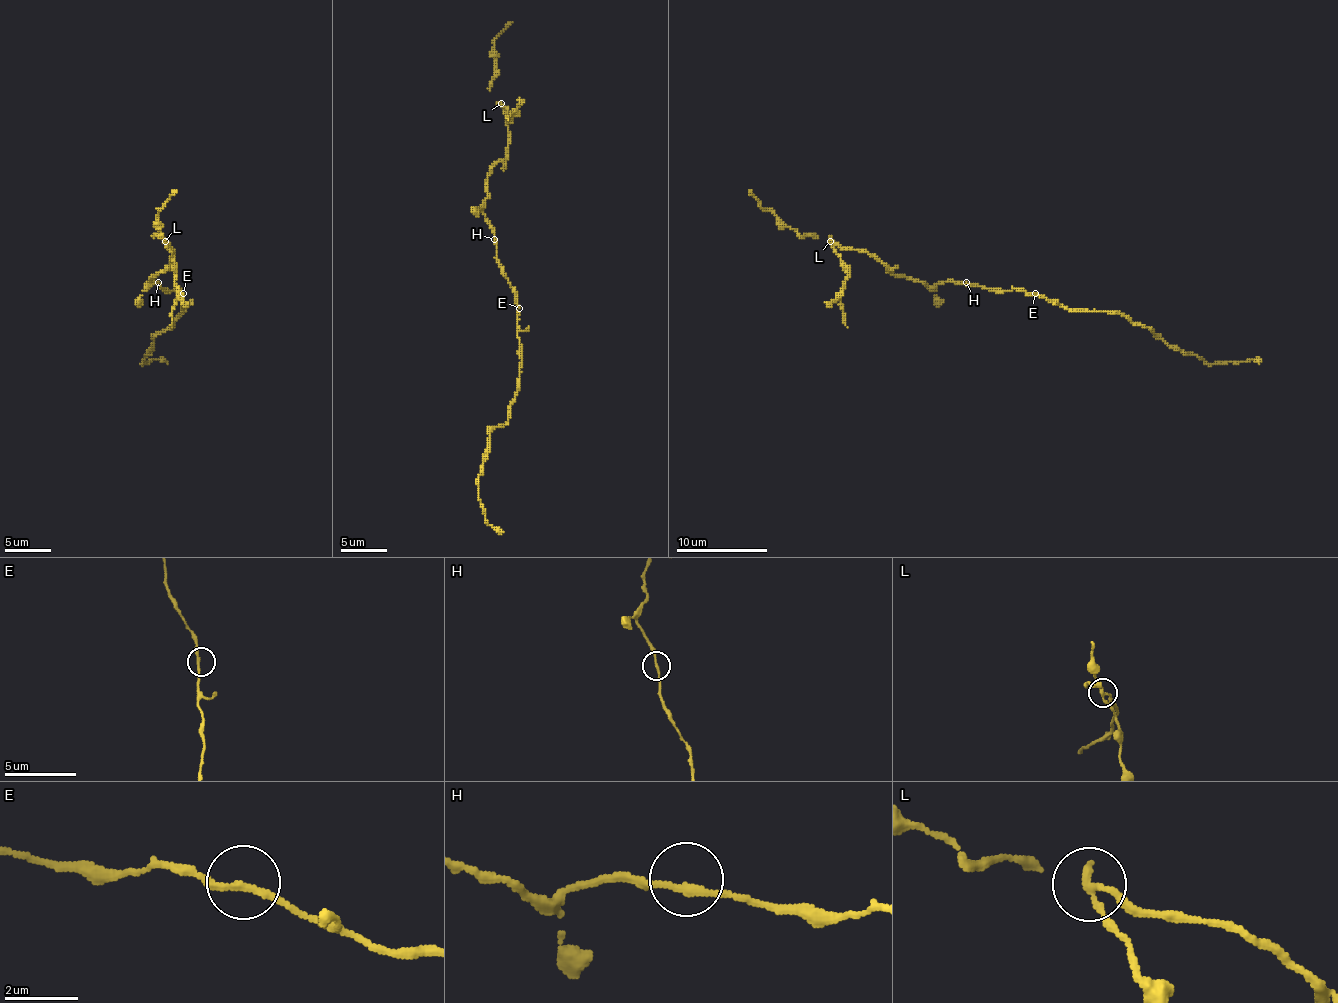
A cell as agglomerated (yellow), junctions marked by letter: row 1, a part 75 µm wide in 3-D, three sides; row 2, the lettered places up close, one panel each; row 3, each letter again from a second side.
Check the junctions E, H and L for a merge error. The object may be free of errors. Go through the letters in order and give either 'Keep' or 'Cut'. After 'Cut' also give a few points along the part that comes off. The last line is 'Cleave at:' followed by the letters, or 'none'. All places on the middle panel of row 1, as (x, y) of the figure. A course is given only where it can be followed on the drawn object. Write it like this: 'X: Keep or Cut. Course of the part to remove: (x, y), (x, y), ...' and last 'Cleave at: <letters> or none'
E: Keep
H: Keep
L: Cut. Course of the part to remove: (501, 102), (510, 114), (510, 120), (515, 114), (508, 116), (508, 120)
Cleave at: L

